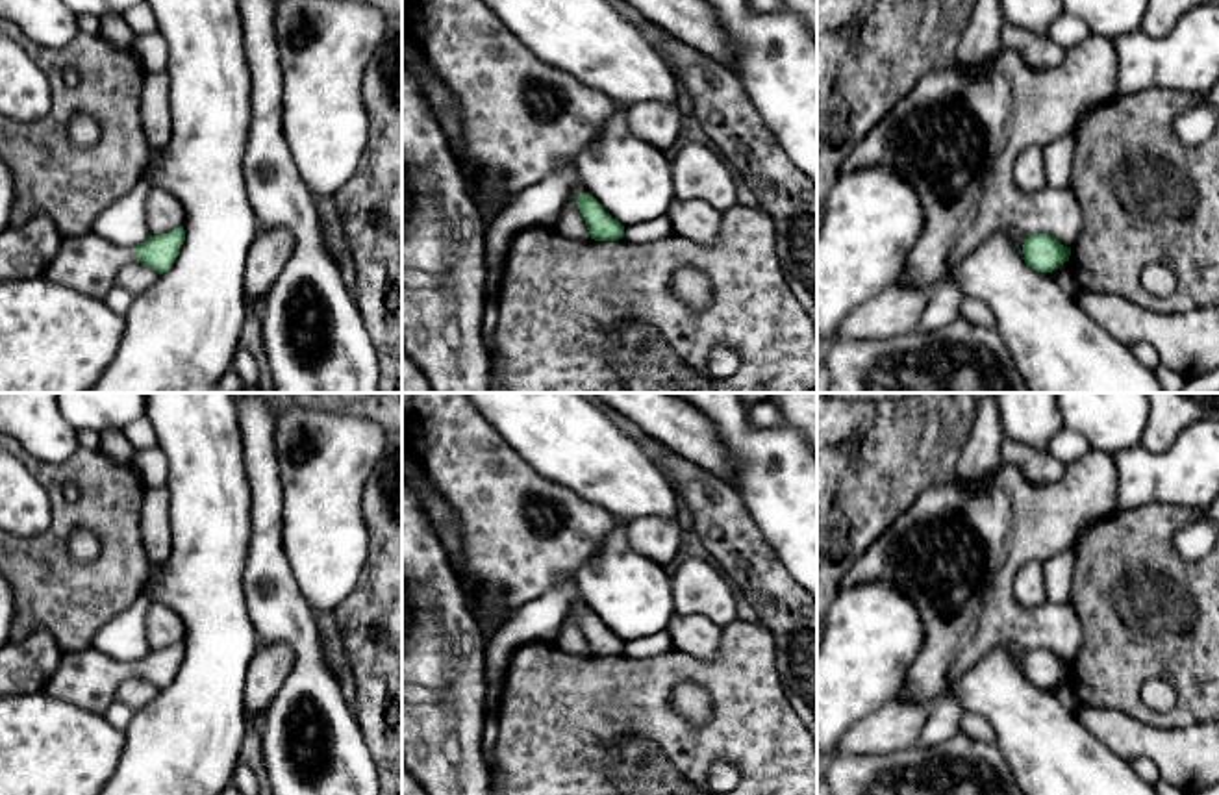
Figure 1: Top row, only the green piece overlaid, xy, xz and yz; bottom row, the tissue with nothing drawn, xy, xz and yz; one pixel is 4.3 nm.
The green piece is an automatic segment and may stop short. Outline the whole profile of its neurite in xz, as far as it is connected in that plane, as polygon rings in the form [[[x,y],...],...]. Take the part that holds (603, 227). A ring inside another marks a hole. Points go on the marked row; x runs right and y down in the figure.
[[[580,182],[572,183],[556,230],[576,241],[619,241],[624,237],[624,226]]]

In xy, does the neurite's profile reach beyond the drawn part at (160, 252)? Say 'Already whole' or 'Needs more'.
Needs more

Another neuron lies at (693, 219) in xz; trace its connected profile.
[[[674,198],[667,217],[674,235],[684,235],[698,245],[713,243],[724,226],[724,213],[700,200]]]

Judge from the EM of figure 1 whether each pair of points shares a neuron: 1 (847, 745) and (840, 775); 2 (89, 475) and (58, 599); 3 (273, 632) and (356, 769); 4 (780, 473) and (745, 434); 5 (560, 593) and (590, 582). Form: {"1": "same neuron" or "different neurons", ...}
{"1": "different neurons", "2": "same neuron", "3": "same neuron", "4": "same neuron", "5": "different neurons"}

